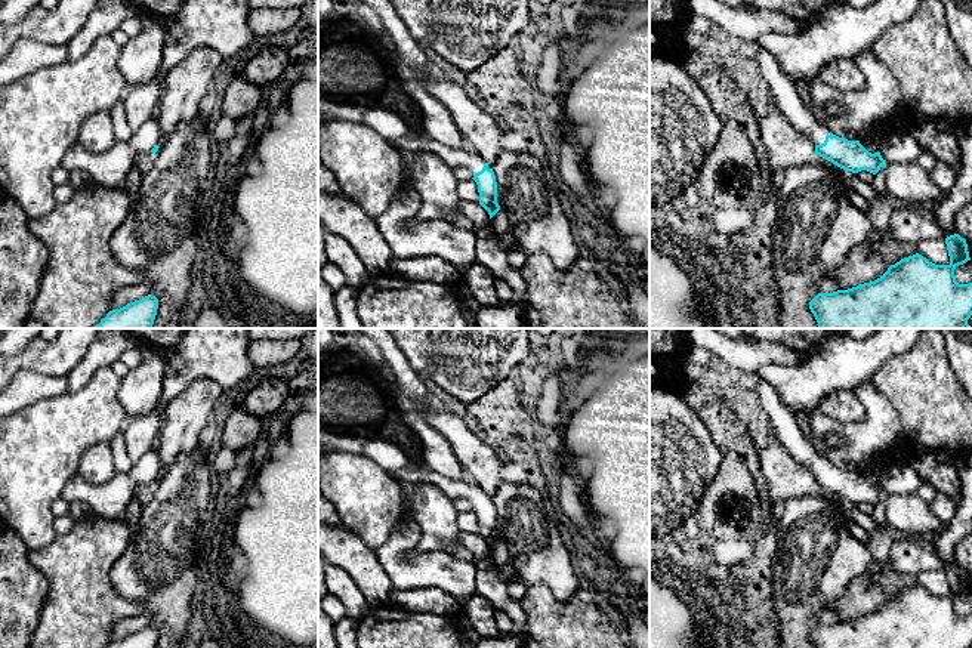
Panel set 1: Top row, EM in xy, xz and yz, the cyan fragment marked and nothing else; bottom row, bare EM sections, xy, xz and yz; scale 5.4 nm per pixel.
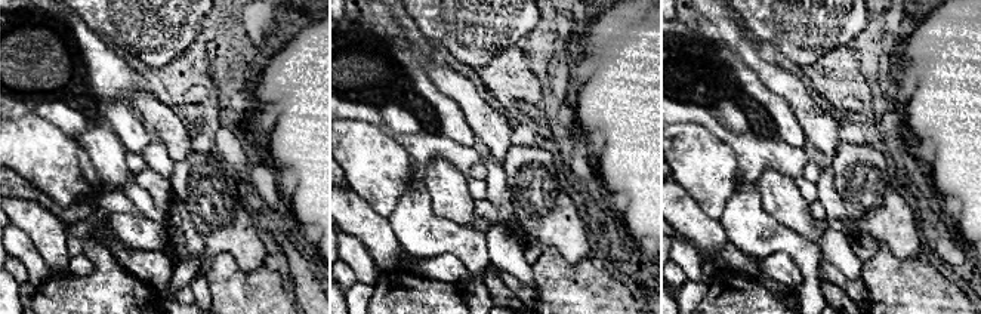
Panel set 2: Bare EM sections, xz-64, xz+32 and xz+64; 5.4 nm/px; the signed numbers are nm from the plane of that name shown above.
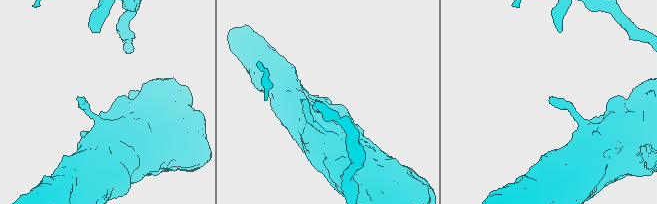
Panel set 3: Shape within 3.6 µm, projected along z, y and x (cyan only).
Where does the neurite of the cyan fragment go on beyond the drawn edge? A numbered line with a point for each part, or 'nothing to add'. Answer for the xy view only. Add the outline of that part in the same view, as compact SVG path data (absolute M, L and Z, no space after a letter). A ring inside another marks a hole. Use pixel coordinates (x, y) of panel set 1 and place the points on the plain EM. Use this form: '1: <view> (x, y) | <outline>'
1: xy (110, 500) | M151 448L146 454L144 454L133 468L127 473L117 473L112 479L93 485L86 482L80 475L71 478L62 493L61 497L71 502L83 502L90 506L93 515L108 519L124 521L126 509L130 500L133 499L133 491L141 484L151 484L155 476L160 478L161 462L158 453Z

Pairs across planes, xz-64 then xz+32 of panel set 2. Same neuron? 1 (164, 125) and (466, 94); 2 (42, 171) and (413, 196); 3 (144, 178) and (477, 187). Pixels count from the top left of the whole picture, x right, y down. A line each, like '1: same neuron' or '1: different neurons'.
1: same neuron
2: different neurons
3: same neuron

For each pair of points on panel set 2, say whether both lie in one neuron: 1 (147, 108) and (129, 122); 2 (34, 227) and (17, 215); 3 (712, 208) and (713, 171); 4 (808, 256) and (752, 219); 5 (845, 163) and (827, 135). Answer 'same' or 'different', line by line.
1: different
2: same
3: same
4: same
5: different

